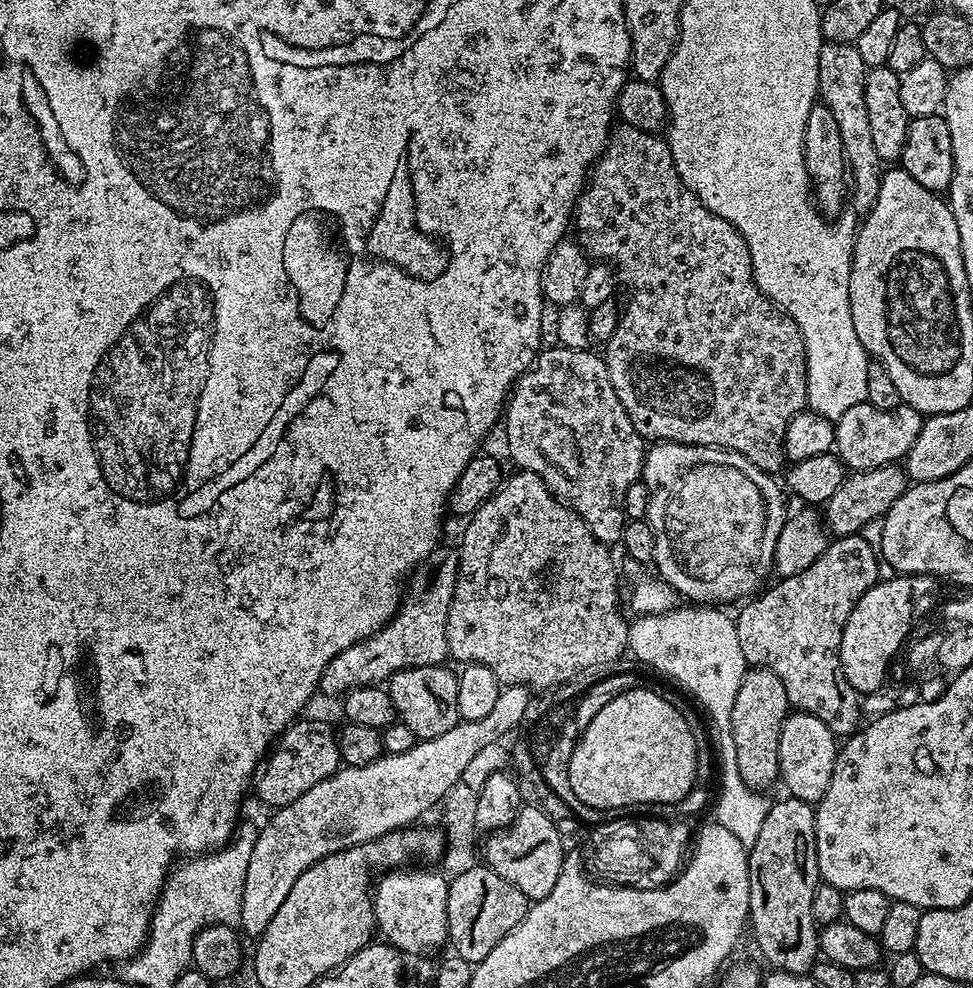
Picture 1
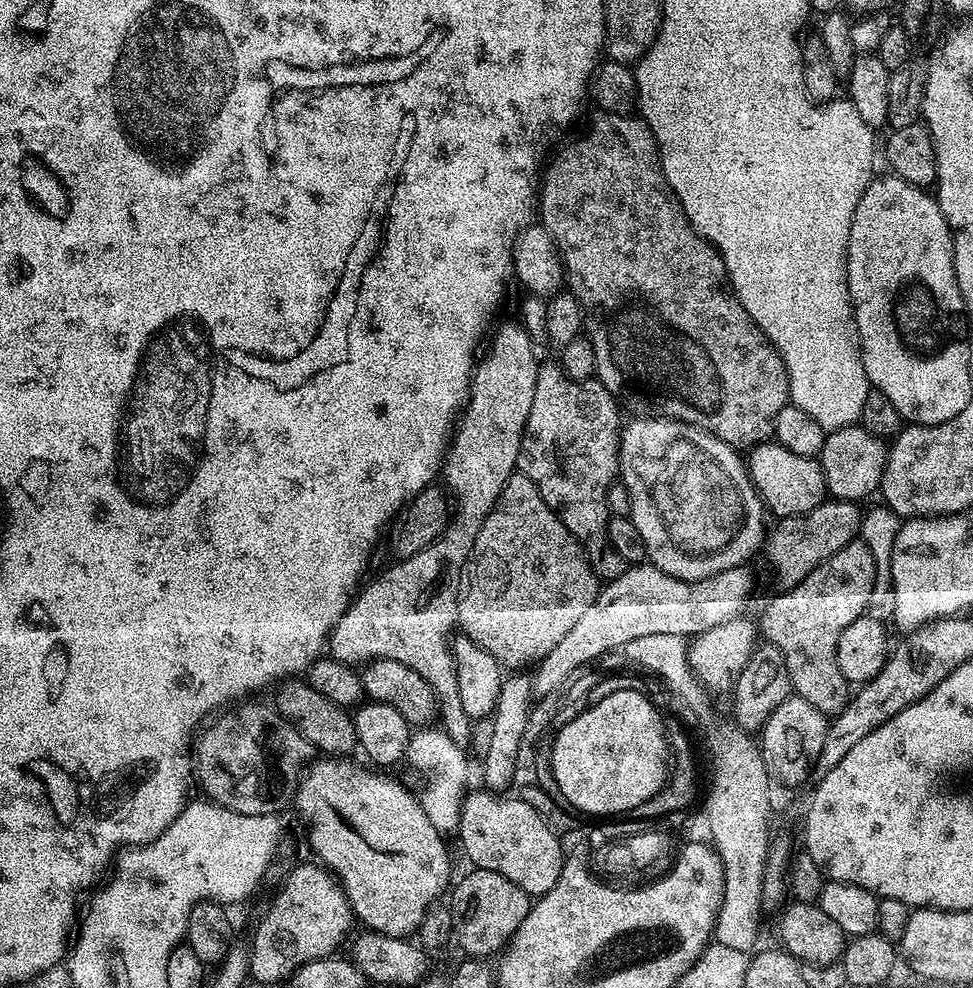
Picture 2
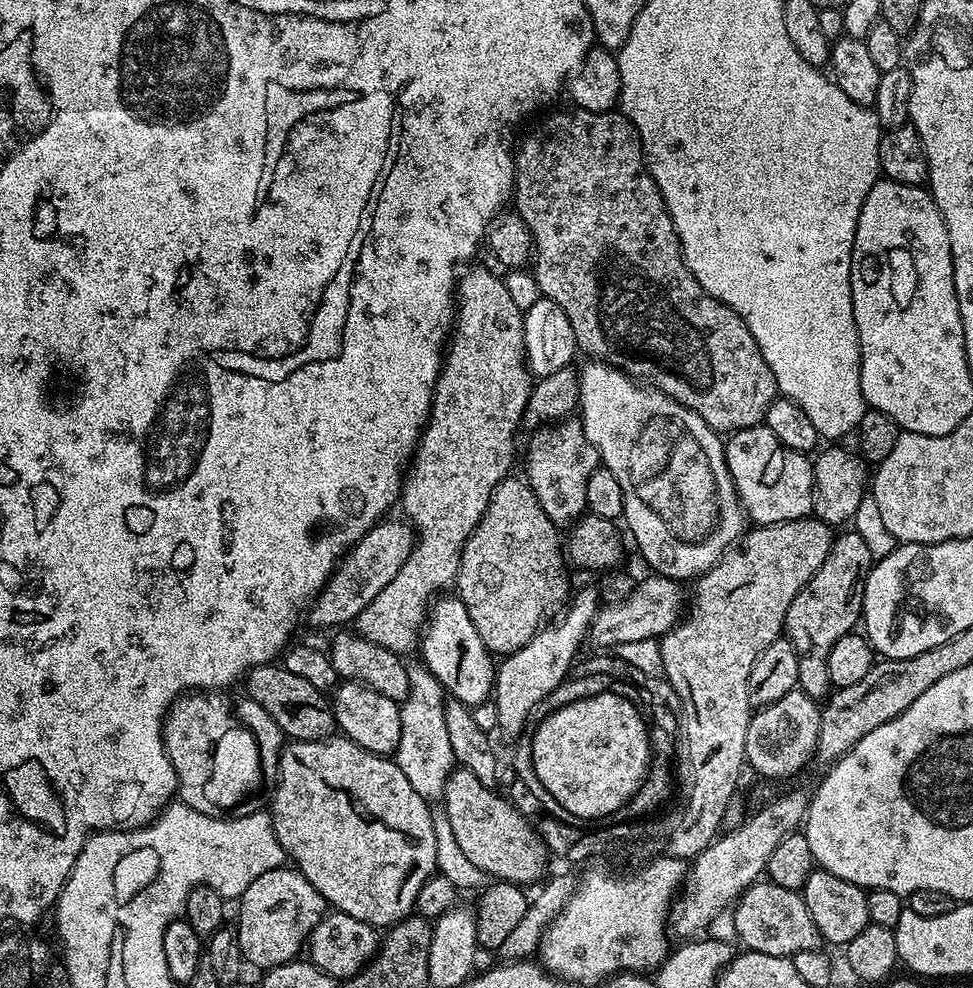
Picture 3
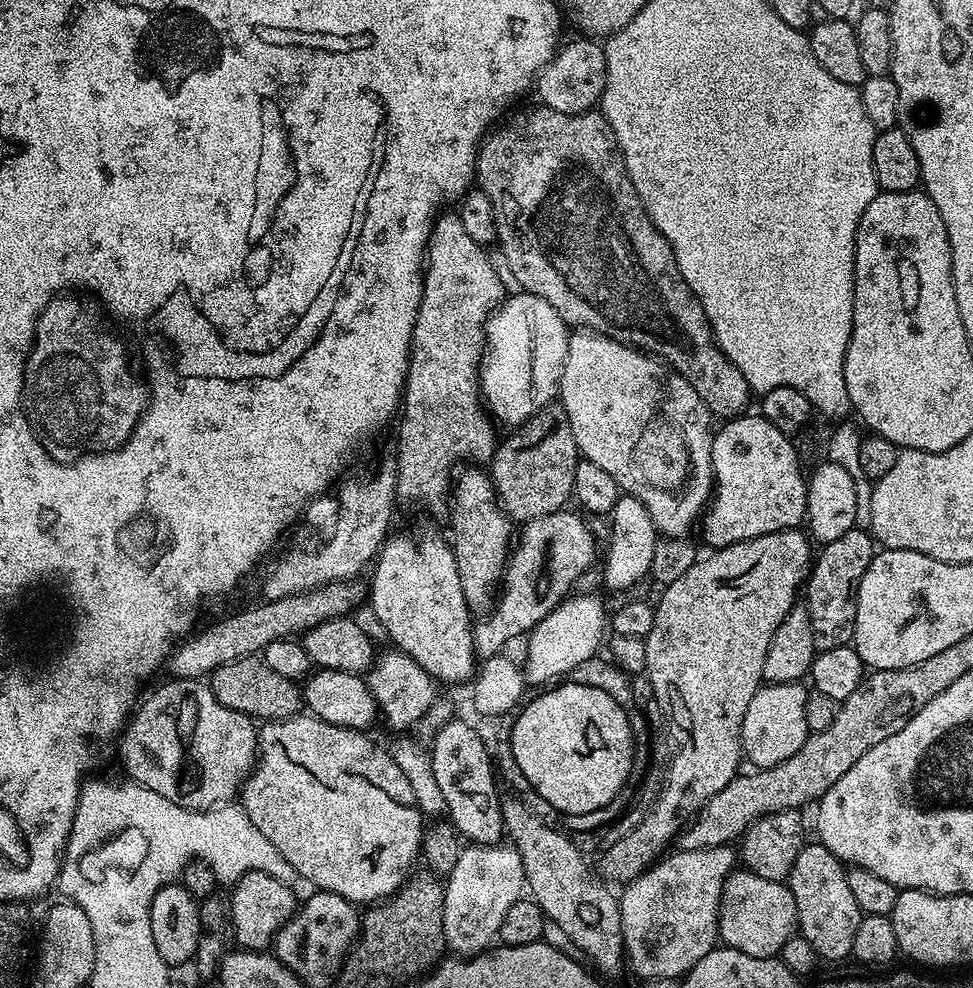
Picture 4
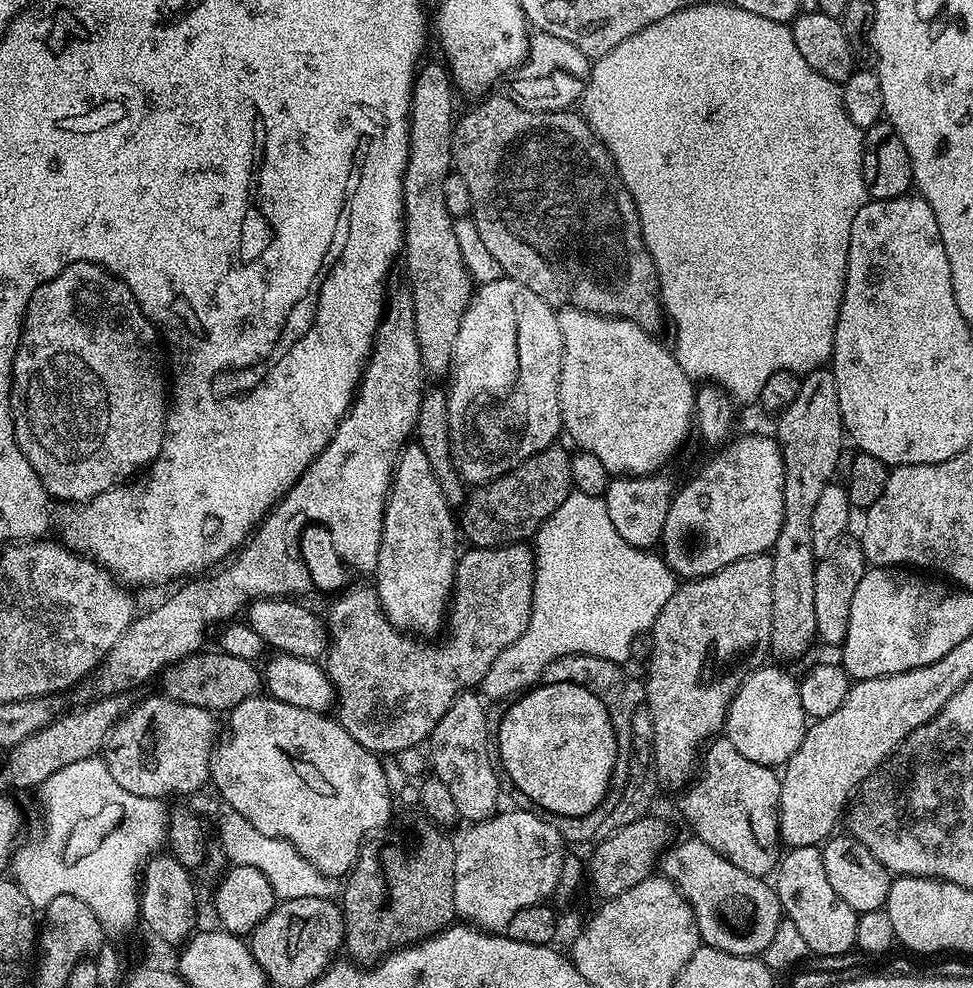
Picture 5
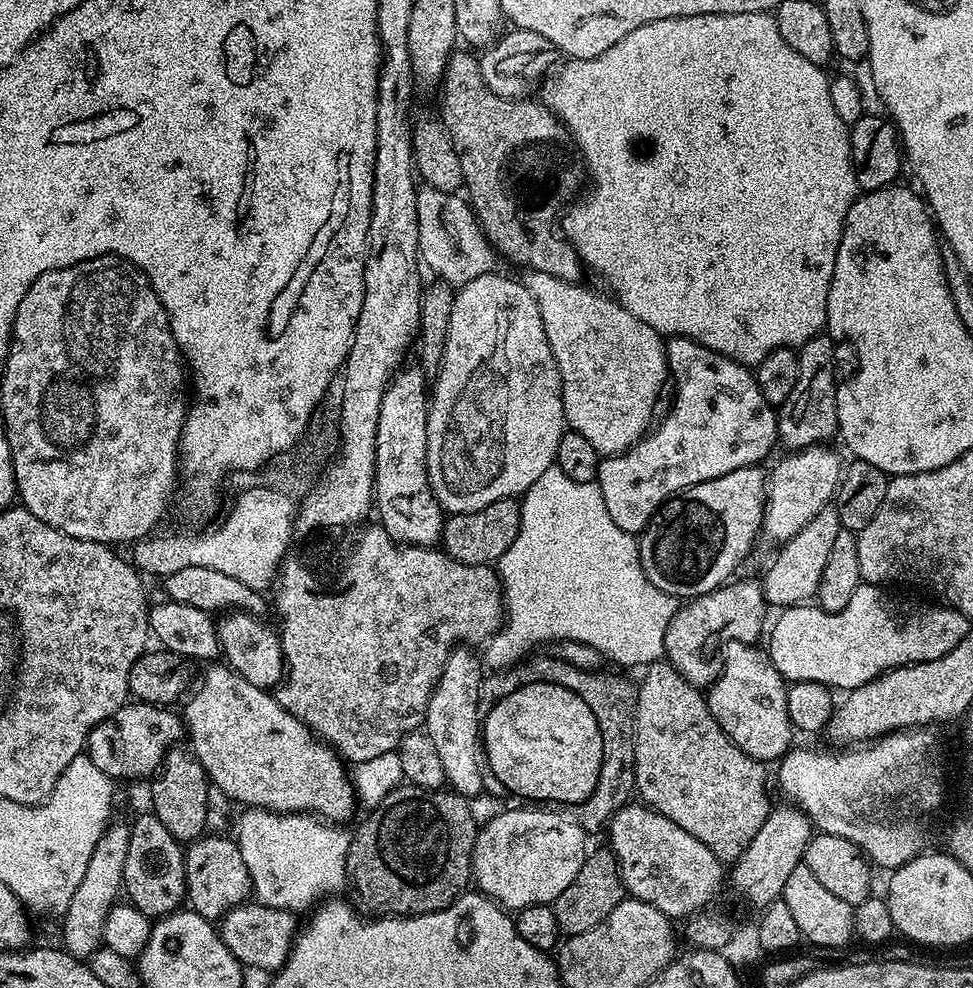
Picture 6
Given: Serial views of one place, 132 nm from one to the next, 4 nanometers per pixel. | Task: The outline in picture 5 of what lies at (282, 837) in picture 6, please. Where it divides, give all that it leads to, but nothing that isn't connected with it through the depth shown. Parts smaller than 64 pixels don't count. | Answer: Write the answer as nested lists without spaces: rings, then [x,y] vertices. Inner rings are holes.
[[[228,810],[220,820],[218,837],[224,844],[227,859],[233,865],[254,866],[266,874],[266,882],[274,890],[277,901],[294,898],[332,898],[337,895],[338,884],[335,879],[323,876],[316,867],[297,850],[293,844],[278,838],[270,838],[262,834],[262,830],[254,830],[242,814]]]

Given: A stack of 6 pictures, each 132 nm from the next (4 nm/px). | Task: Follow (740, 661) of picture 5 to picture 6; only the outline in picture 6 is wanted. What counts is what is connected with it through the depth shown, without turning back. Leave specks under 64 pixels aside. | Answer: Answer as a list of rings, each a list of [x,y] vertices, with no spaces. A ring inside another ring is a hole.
[[[741,578],[733,579],[731,582],[716,588],[712,592],[707,592],[701,596],[689,599],[687,602],[681,603],[677,607],[674,618],[670,618],[670,626],[666,626],[666,642],[664,643],[664,656],[668,663],[673,664],[677,670],[679,670],[684,676],[685,680],[691,682],[695,688],[701,690],[707,689],[717,678],[720,676],[720,665],[722,663],[722,649],[726,642],[733,640],[734,642],[742,642],[743,644],[756,644],[759,641],[760,631],[761,636],[766,628],[766,620],[764,624],[764,611],[766,611],[766,605],[764,602],[764,586],[759,579],[756,580],[740,580]]]

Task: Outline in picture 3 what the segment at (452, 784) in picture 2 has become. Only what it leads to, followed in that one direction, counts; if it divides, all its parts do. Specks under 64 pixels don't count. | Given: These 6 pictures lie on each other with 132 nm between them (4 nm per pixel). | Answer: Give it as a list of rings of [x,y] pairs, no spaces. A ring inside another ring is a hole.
[[[409,663],[408,677],[410,694],[400,705],[402,738],[398,738],[394,759],[420,797],[436,802],[443,797],[444,787],[456,764],[454,750],[450,750],[450,733],[446,730],[446,693],[423,663]]]

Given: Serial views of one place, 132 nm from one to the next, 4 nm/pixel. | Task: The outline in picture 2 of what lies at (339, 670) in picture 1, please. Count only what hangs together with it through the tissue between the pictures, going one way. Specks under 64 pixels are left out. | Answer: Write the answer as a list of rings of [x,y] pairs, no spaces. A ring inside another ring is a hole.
[[[516,322],[498,328],[495,329],[497,332],[492,342],[492,353],[475,367],[468,402],[462,412],[463,419],[459,421],[451,437],[442,465],[442,476],[448,479],[447,487],[456,488],[456,496],[460,499],[457,504],[455,501],[454,515],[449,519],[444,533],[433,544],[426,546],[418,554],[403,557],[396,562],[400,564],[386,569],[377,580],[369,579],[357,591],[342,618],[338,618],[326,641],[327,655],[340,663],[364,666],[374,660],[393,660],[402,662],[402,666],[410,666],[410,670],[422,674],[422,678],[430,682],[439,707],[448,711],[448,735],[461,746],[469,743],[473,721],[466,714],[466,710],[462,710],[462,694],[458,694],[458,670],[452,657],[452,644],[448,635],[452,628],[454,632],[457,627],[456,615],[462,577],[466,572],[468,558],[472,555],[472,543],[476,541],[478,530],[482,530],[482,522],[486,522],[498,502],[502,486],[506,486],[508,479],[517,471],[520,439],[523,437],[527,415],[530,414],[538,369],[534,350],[536,348],[527,330]]]

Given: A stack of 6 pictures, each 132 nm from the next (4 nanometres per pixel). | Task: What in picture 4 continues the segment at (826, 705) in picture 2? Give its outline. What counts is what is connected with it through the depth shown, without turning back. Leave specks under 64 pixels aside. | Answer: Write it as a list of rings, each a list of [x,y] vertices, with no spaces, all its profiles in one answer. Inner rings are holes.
[[[854,527],[846,530],[842,538],[834,538],[834,542],[823,545],[815,557],[806,581],[806,607],[810,614],[810,630],[814,634],[814,646],[821,652],[848,644],[856,631],[856,595],[862,582],[862,574],[866,574],[866,566],[870,566],[874,555],[874,541],[863,528]]]

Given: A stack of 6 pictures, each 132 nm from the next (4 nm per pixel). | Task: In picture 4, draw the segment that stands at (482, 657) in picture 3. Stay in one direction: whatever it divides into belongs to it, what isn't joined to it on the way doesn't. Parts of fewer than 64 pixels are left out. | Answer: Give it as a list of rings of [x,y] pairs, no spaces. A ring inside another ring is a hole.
[[[424,524],[412,533],[400,532],[389,535],[383,548],[375,557],[376,569],[372,572],[372,588],[370,584],[370,600],[372,596],[372,612],[384,632],[393,640],[399,651],[406,653],[422,670],[430,673],[433,681],[444,684],[460,684],[471,681],[478,668],[478,657],[472,629],[473,613],[468,611],[468,603],[462,594],[462,578],[458,578],[458,566],[454,562],[451,543],[440,537],[440,532],[430,525]]]

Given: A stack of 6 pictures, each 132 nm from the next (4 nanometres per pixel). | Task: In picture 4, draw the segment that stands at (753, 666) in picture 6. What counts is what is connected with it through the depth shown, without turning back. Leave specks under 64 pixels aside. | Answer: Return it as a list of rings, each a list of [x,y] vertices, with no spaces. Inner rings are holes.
[[[800,682],[794,684],[765,683],[754,694],[754,698],[750,698],[750,706],[746,706],[746,718],[742,718],[740,727],[740,746],[747,763],[749,760],[757,769],[773,768],[802,750],[802,746],[810,734],[810,727],[808,728],[809,689],[807,687],[804,689],[804,686]]]

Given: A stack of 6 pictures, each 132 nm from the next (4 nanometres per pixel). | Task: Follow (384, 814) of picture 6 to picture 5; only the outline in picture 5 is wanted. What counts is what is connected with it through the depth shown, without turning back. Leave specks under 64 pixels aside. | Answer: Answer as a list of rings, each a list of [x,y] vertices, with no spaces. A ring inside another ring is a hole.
[[[423,814],[393,819],[379,834],[372,834],[360,845],[352,871],[342,884],[344,902],[344,943],[347,959],[357,966],[375,966],[389,952],[418,944],[452,927],[457,919],[454,906],[454,858],[456,844],[445,829]]]

